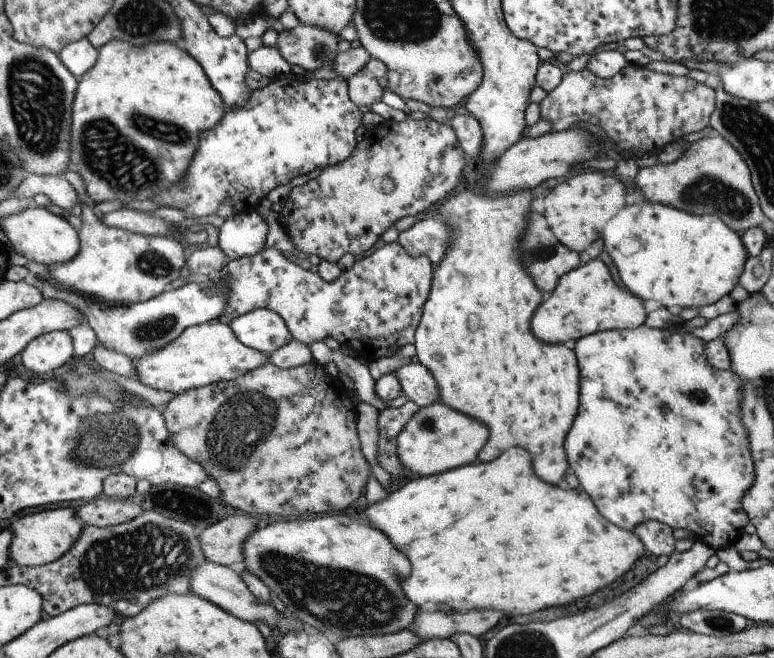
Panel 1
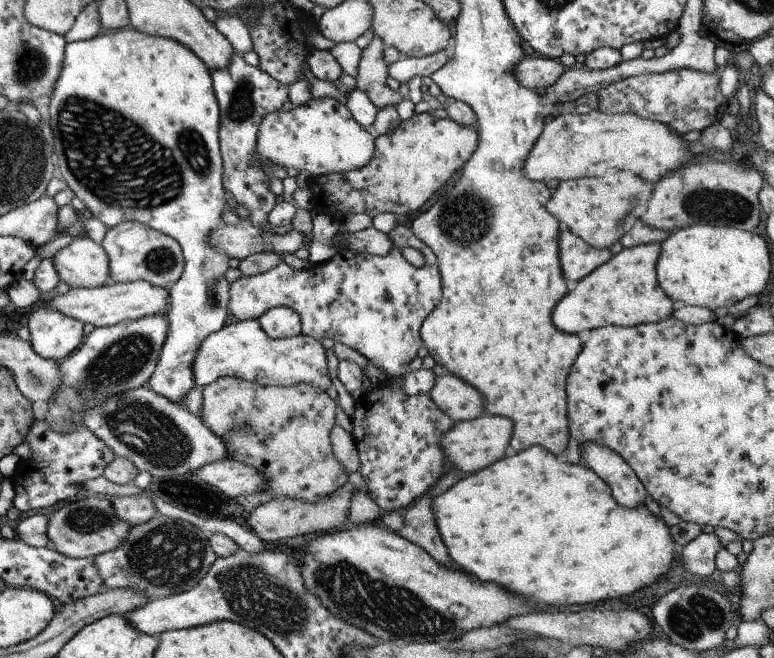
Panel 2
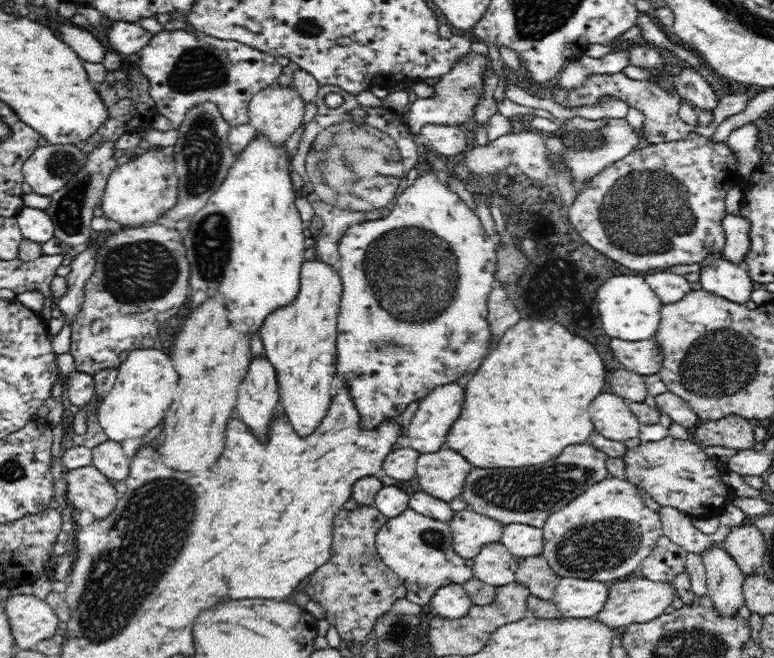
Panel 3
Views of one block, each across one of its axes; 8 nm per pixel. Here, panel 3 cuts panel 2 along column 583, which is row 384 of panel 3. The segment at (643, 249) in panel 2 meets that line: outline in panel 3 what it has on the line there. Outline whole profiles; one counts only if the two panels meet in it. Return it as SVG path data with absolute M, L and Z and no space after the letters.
M319 260L305 262L300 270L300 292L298 292L296 300L290 306L280 308L274 314L270 314L266 318L267 322L259 331L259 337L264 348L264 357L272 365L275 372L280 411L285 418L288 418L292 430L300 438L310 436L320 426L320 422L326 416L333 400L336 388L337 318L342 293L343 286L336 267L328 266Z

